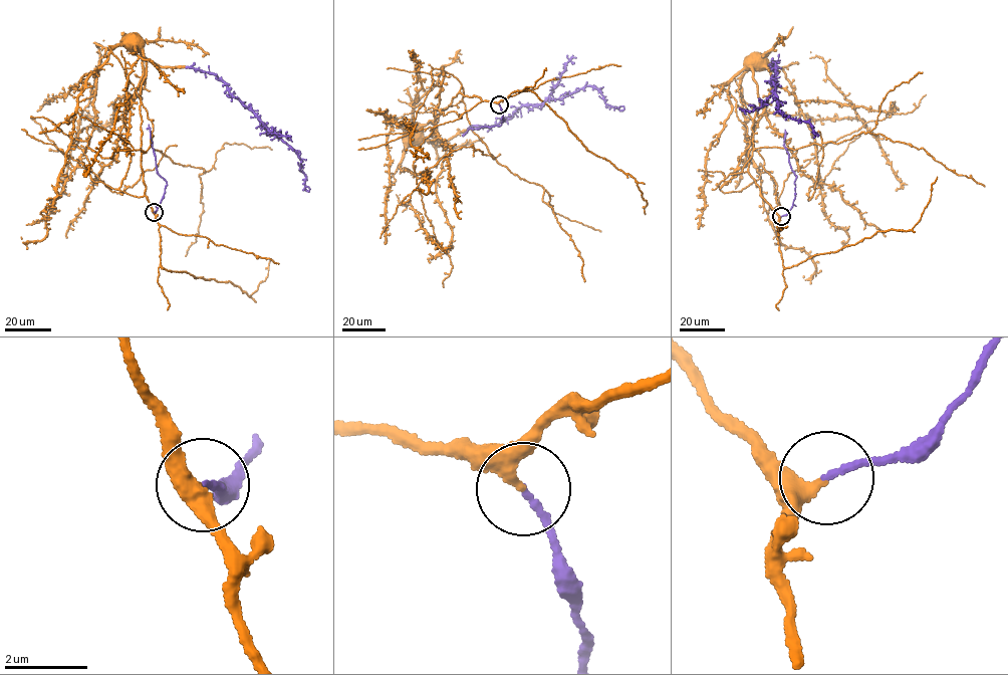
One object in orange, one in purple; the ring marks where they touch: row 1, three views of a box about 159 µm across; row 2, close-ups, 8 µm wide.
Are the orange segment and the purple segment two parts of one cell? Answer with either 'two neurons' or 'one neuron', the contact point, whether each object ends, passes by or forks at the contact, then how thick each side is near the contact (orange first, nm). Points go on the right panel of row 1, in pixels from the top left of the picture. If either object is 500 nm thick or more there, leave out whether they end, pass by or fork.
one neuron; at (781, 216); orange ends there; purple ends there; 320 nm thick on the orange side, 160 nm on the other

